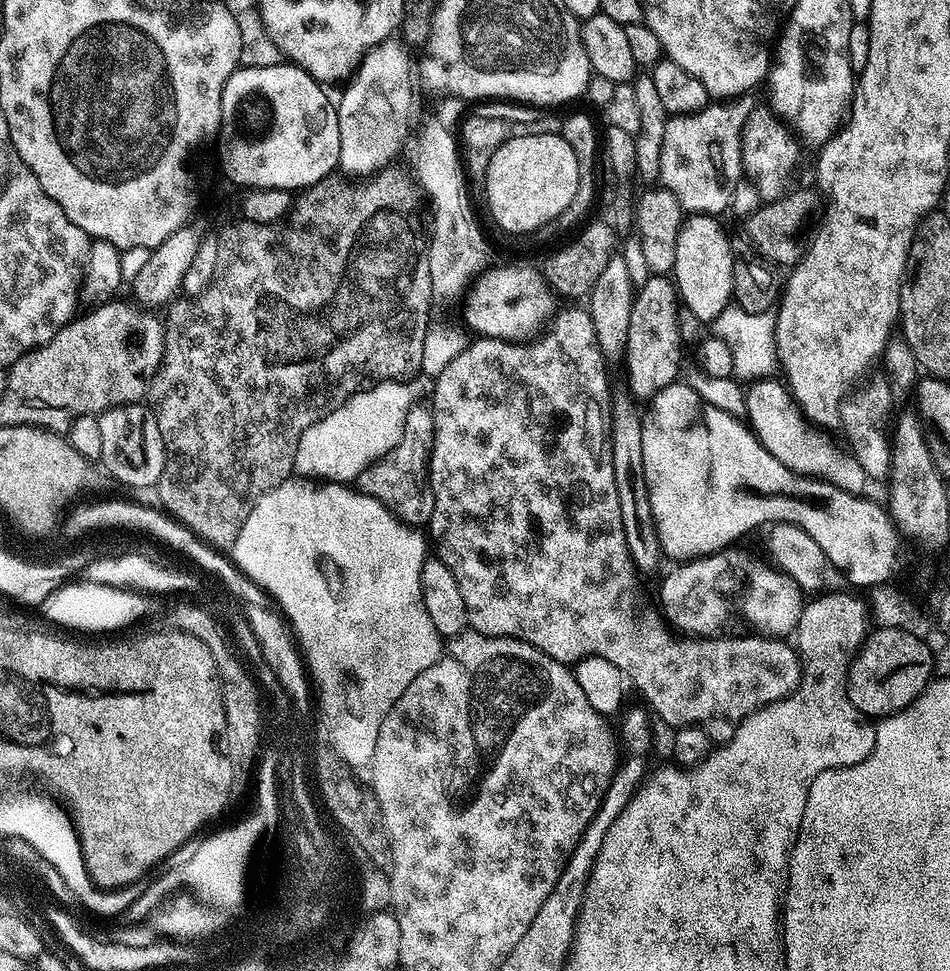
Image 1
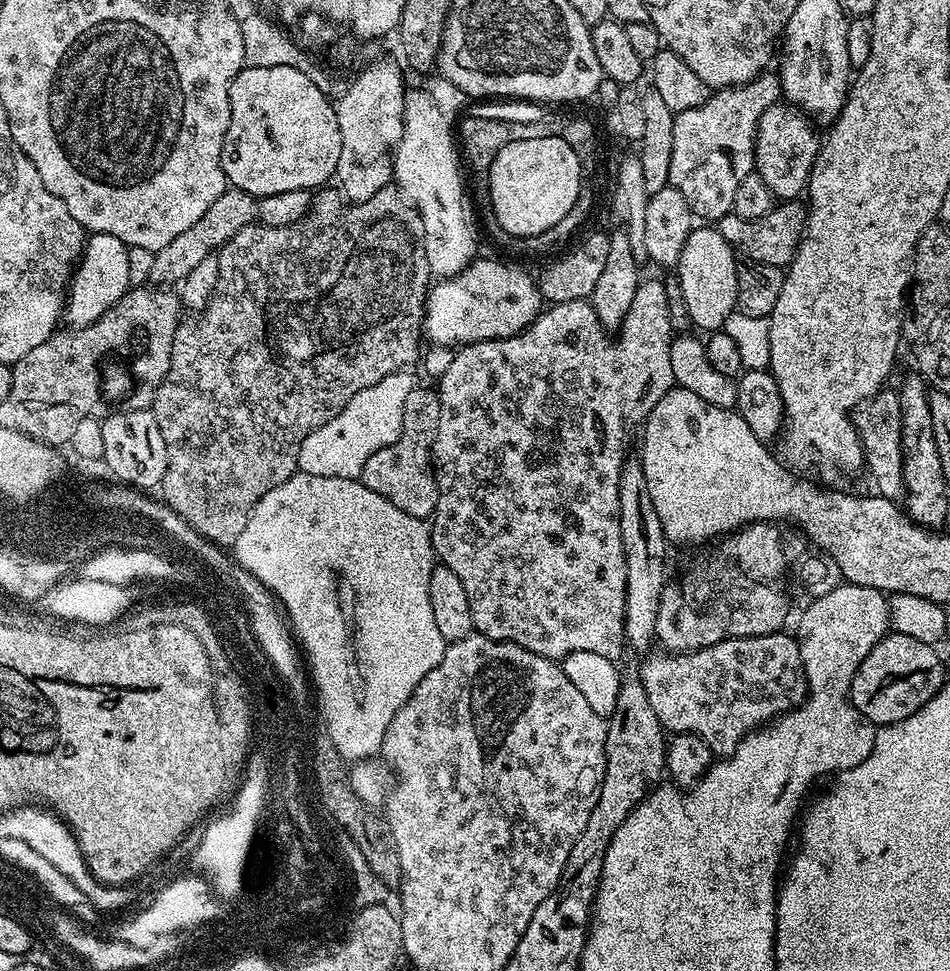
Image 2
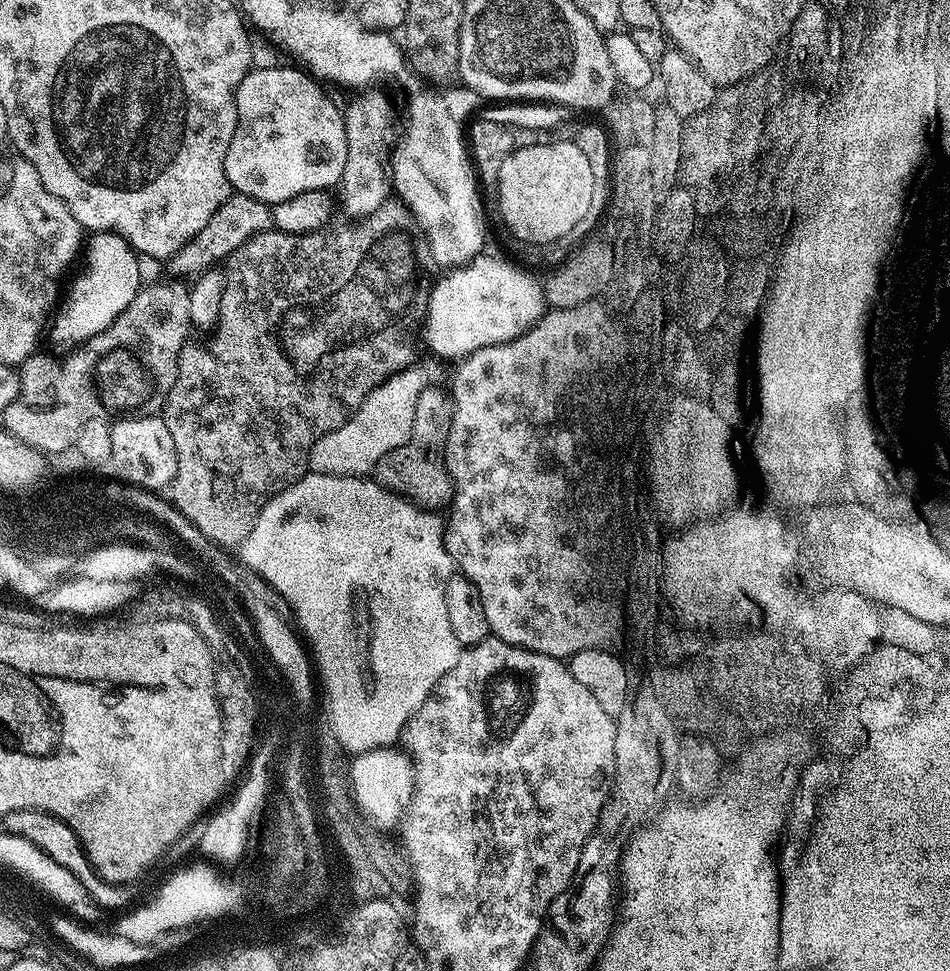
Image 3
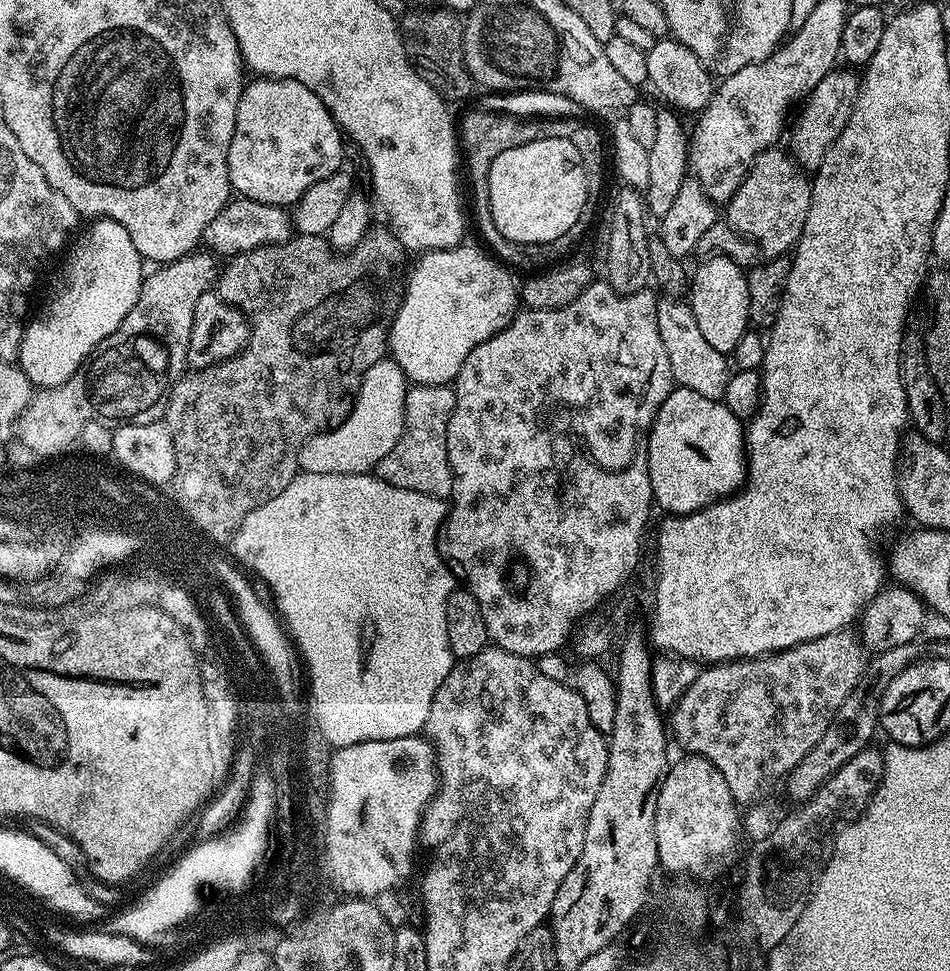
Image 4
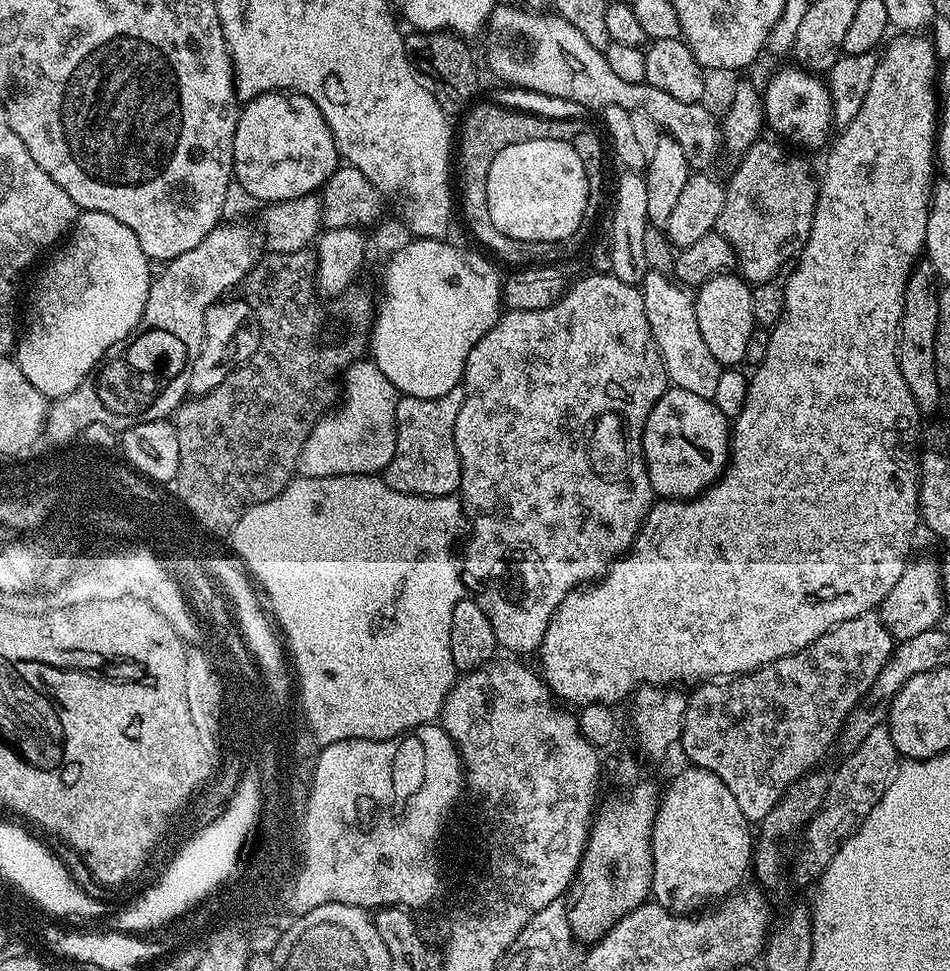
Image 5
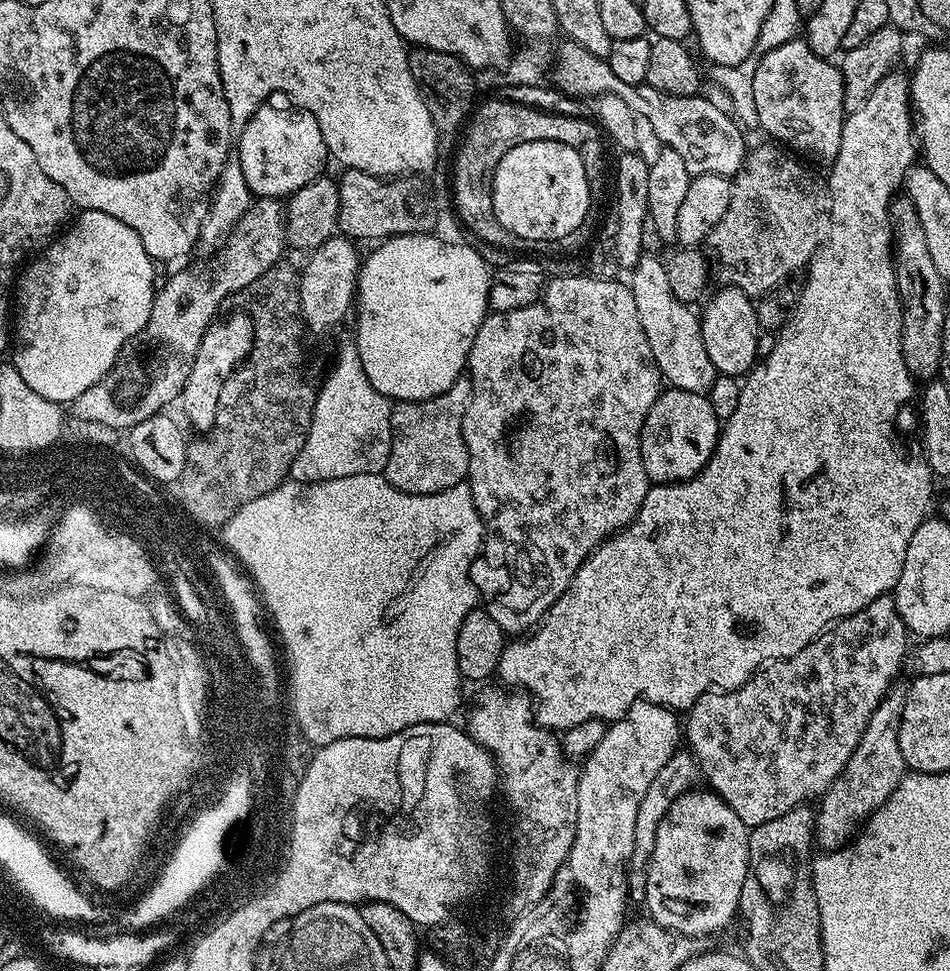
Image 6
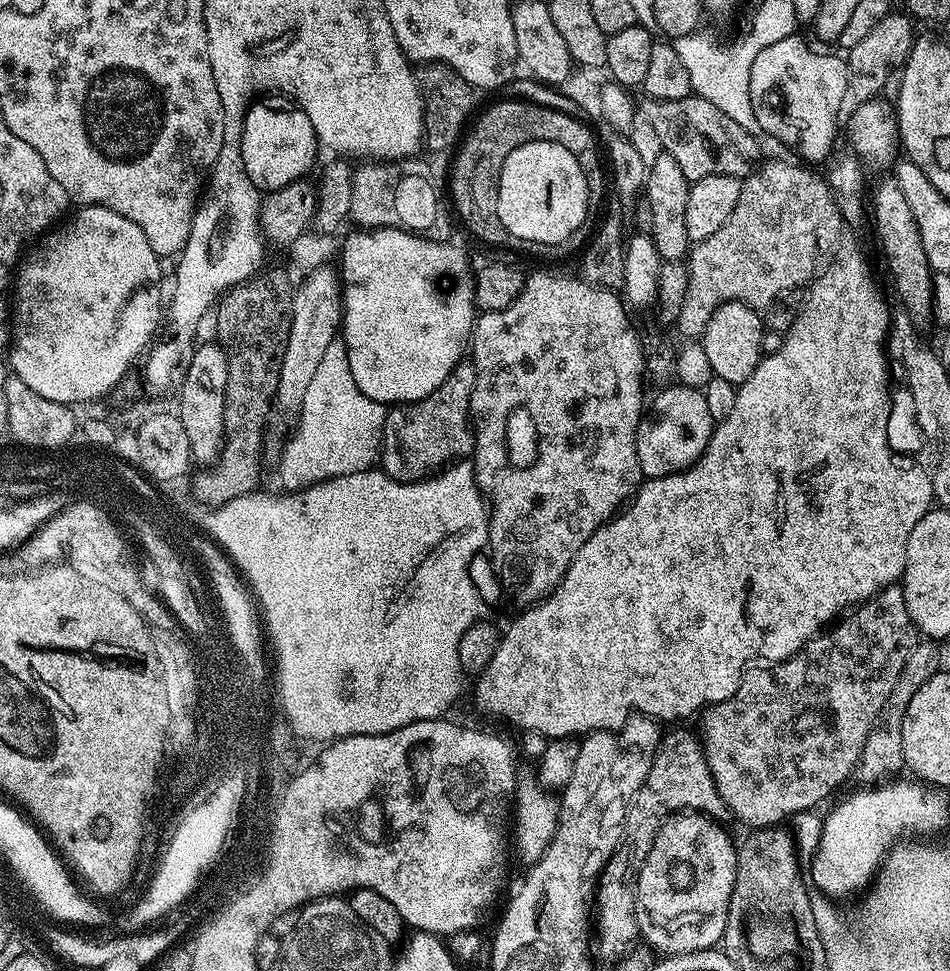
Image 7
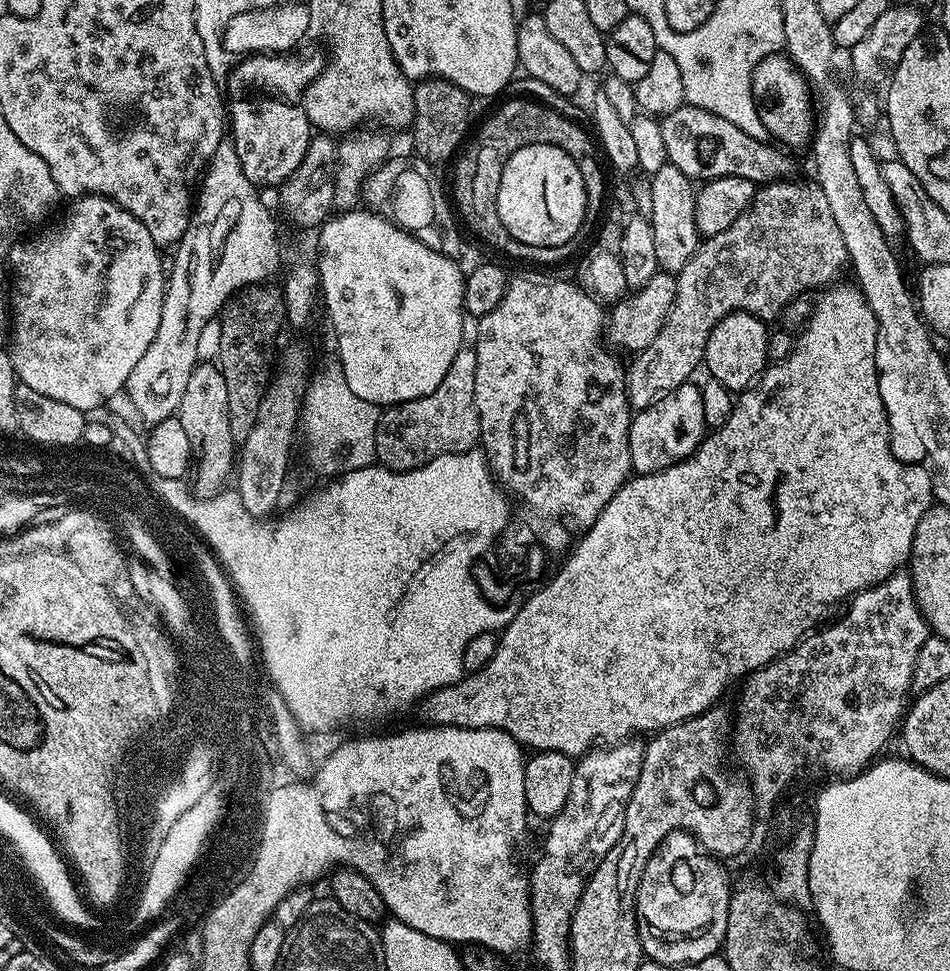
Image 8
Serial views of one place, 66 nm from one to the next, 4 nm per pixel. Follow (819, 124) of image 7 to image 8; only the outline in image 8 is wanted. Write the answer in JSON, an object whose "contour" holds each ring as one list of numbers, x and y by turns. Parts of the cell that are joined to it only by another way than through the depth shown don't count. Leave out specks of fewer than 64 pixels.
{"contour":[[777,54,763,59,752,71,751,88,759,118,773,141,788,148,805,147,811,143,815,127,812,92,804,75,787,55]]}

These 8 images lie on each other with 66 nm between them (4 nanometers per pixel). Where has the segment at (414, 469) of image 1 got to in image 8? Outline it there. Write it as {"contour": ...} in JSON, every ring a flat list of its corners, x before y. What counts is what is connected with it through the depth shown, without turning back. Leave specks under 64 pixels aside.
{"contour":[[475,347,460,348,458,354,454,354,454,362,450,362,450,370,446,370,446,378,438,382,438,390,422,398,414,398,410,402,385,407,380,413,380,421,376,427,376,460,383,467,405,472,447,452,468,452,477,447,480,439,480,419,474,402,474,370,478,370]]}

